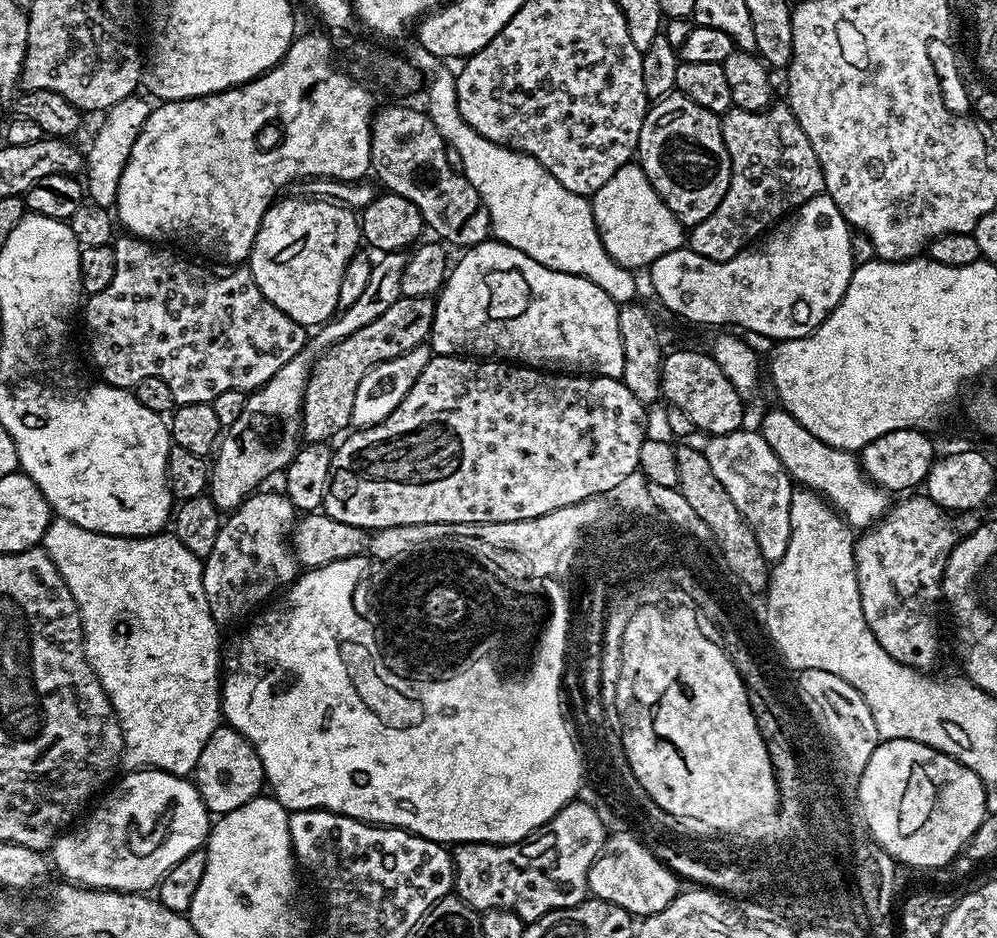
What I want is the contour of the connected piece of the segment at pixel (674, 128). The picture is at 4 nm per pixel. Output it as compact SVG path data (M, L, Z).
M678 91L659 97L644 116L636 156L654 190L681 224L691 226L710 218L730 186L732 163L722 138L721 117L702 110Z

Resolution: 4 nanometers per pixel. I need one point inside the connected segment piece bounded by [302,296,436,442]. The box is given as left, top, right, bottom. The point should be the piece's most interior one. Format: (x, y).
(329, 396)

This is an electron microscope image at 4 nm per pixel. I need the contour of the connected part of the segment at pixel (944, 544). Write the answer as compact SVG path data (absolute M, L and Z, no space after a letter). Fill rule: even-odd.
M912 494L909 500L904 500L901 504L893 503L888 511L876 521L870 528L865 528L855 537L854 551L856 554L856 577L858 578L858 594L862 602L862 614L866 618L866 622L870 626L870 630L874 634L874 638L878 638L878 642L882 646L882 650L886 650L886 654L890 654L890 658L894 658L903 664L909 664L911 668L917 670L928 670L932 664L932 659L940 652L940 608L942 612L942 601L944 598L944 571L948 565L948 559L955 550L957 544L960 543L961 533L956 533L956 528L952 525L953 517L949 515L945 509L938 507L926 494Z

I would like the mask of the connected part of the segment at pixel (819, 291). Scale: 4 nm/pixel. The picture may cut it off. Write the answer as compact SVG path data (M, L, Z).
M821 194L810 198L801 208L796 209L787 218L781 220L763 237L762 242L753 243L745 248L743 252L726 262L714 262L710 258L702 258L702 254L698 254L693 248L685 246L678 250L670 250L670 254L662 254L662 258L658 258L647 269L646 275L652 279L652 288L656 291L657 298L670 311L677 312L682 319L689 320L692 324L737 324L738 327L745 328L748 332L757 332L760 336L769 336L772 342L793 340L794 338L809 336L834 310L834 306L838 306L838 302L846 294L846 286L850 282L854 267L851 235L853 236L853 233L850 231L848 223L842 218L838 206L834 206L834 202L826 194Z

